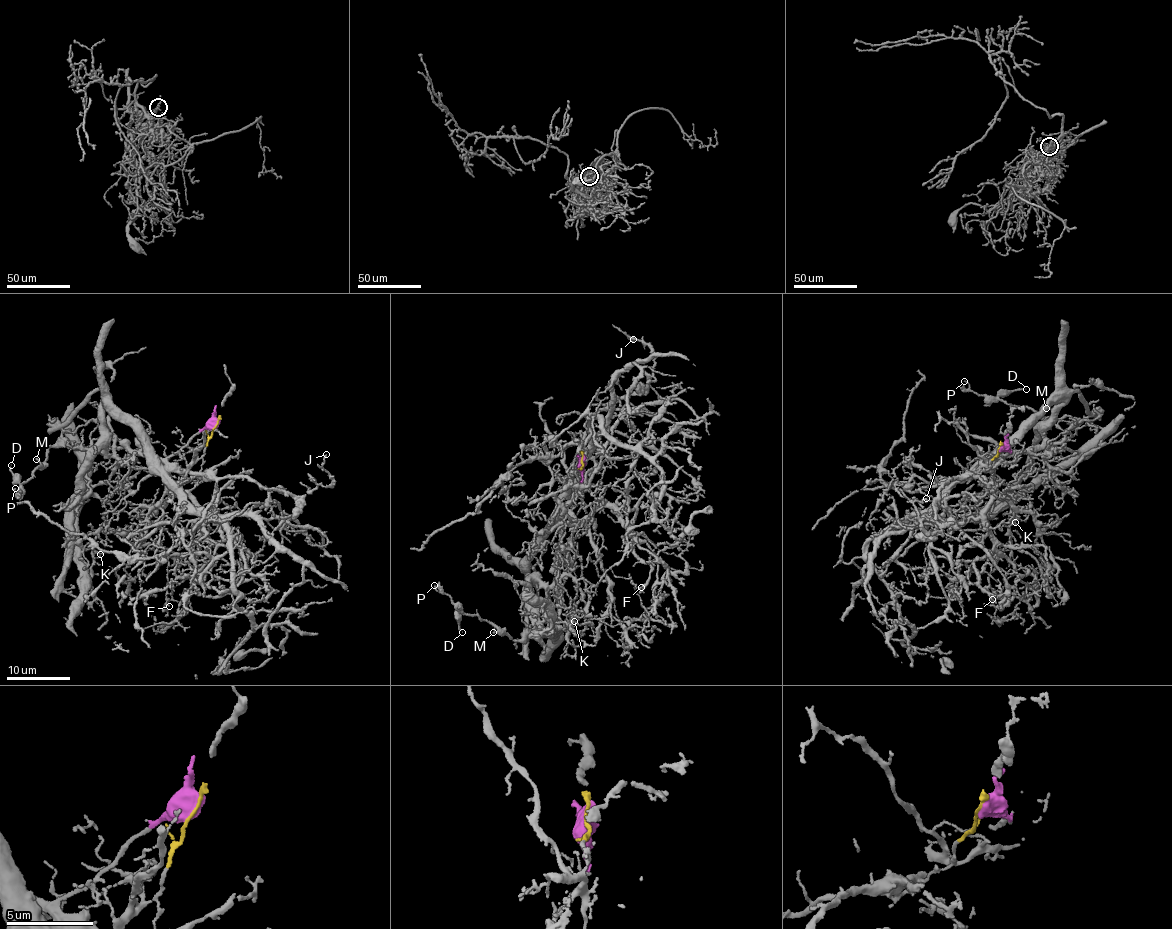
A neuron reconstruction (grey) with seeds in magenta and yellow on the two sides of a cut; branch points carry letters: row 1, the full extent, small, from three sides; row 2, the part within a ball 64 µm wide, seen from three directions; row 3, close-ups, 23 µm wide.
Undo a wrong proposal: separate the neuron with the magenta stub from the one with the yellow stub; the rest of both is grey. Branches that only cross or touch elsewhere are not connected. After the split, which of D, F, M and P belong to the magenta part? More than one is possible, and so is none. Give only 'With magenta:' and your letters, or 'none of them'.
With magenta: D, M, P

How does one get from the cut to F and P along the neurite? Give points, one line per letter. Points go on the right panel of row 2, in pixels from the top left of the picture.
F: (999, 447), (976, 472), (990, 468), (995, 491), (986, 524), (995, 552), (1026, 568), (1008, 571), (992, 599)
P: (999, 447), (1005, 455), (1049, 445), (1080, 451), (1102, 429), (1086, 417), (993, 402), (964, 380)

